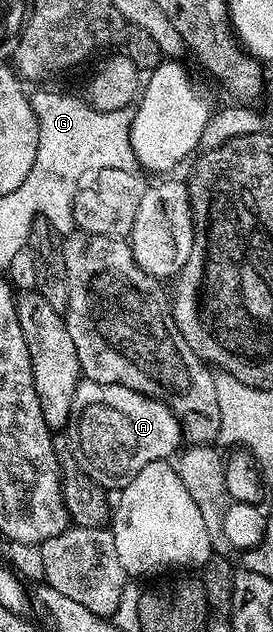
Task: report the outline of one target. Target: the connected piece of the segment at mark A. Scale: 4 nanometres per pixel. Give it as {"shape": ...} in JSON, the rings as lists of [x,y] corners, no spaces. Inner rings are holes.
{"shape":[[[87,379],[81,380],[75,391],[74,407],[71,409],[68,427],[69,430],[72,429],[75,441],[72,443],[72,448],[79,465],[88,477],[108,491],[119,491],[128,486],[135,475],[150,463],[173,458],[184,441],[180,421],[169,411],[168,405],[164,402],[144,396],[132,388],[116,384],[98,384],[97,381]]]}

